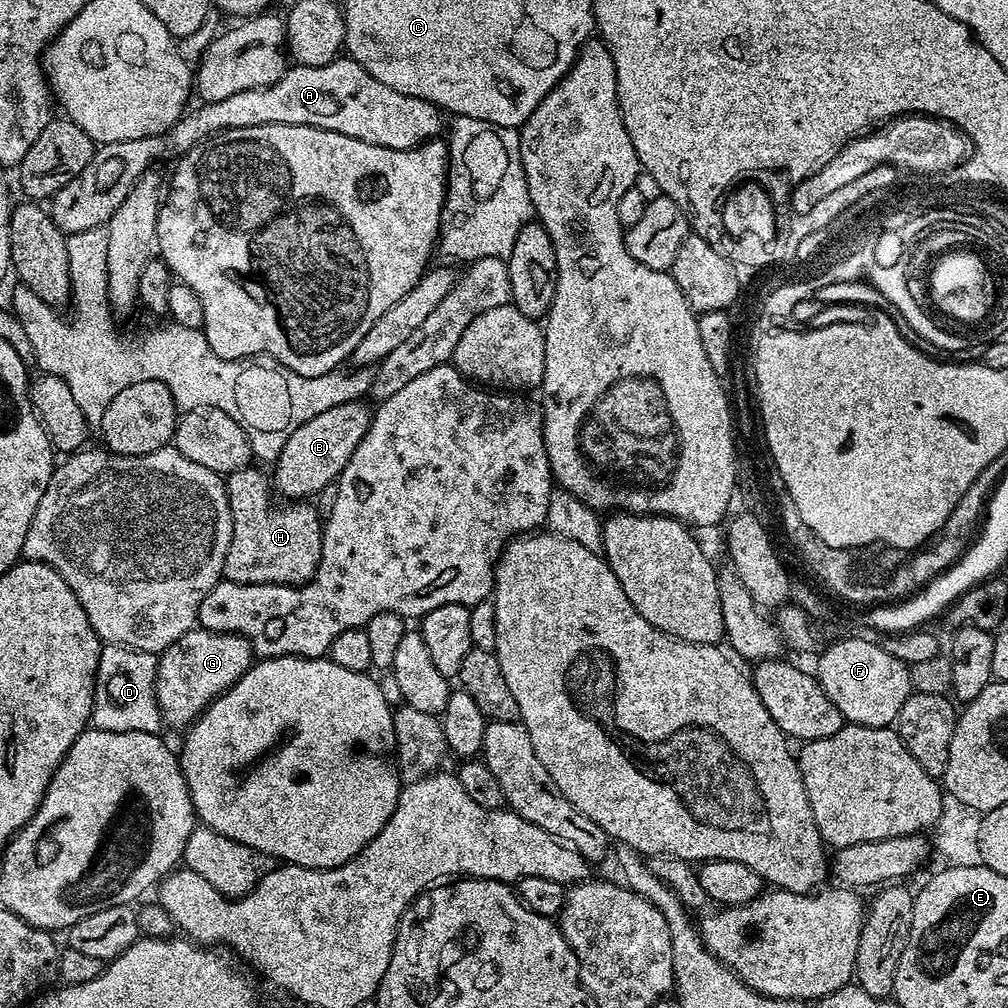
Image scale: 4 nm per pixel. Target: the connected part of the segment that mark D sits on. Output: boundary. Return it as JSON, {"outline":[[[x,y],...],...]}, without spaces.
{"outline":[[[104,644],[100,650],[100,665],[96,668],[96,694],[91,723],[102,732],[155,732],[162,728],[160,708],[156,705],[156,661],[150,652],[125,648],[123,644]]]}

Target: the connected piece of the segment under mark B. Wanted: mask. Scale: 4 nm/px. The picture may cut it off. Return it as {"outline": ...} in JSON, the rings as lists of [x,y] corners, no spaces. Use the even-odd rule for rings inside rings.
{"outline":[[[359,399],[342,402],[342,406],[330,406],[330,410],[322,410],[318,418],[302,422],[302,426],[286,438],[286,446],[282,446],[280,456],[274,461],[273,468],[276,469],[270,472],[275,491],[280,491],[285,501],[307,501],[324,486],[340,479],[346,462],[350,462],[350,454],[354,454],[354,450],[358,450],[358,442],[366,438],[366,430],[372,421],[373,409],[364,403]]]}

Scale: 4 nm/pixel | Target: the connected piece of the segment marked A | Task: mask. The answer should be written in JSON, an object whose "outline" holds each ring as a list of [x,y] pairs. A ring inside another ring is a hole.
{"outline":[[[337,58],[326,66],[292,66],[270,86],[241,90],[238,94],[230,94],[230,98],[222,98],[222,102],[203,103],[199,107],[185,111],[167,135],[99,145],[93,151],[90,162],[86,162],[86,170],[70,178],[70,182],[66,182],[66,186],[50,198],[50,211],[57,226],[64,233],[71,234],[107,225],[114,210],[126,202],[126,194],[134,190],[138,178],[142,178],[142,174],[156,166],[159,160],[179,158],[208,137],[226,130],[267,124],[314,126],[334,130],[374,146],[410,150],[428,140],[437,139],[440,131],[446,128],[441,109],[422,98],[398,94],[398,90],[378,82],[374,74],[350,58]]]}

